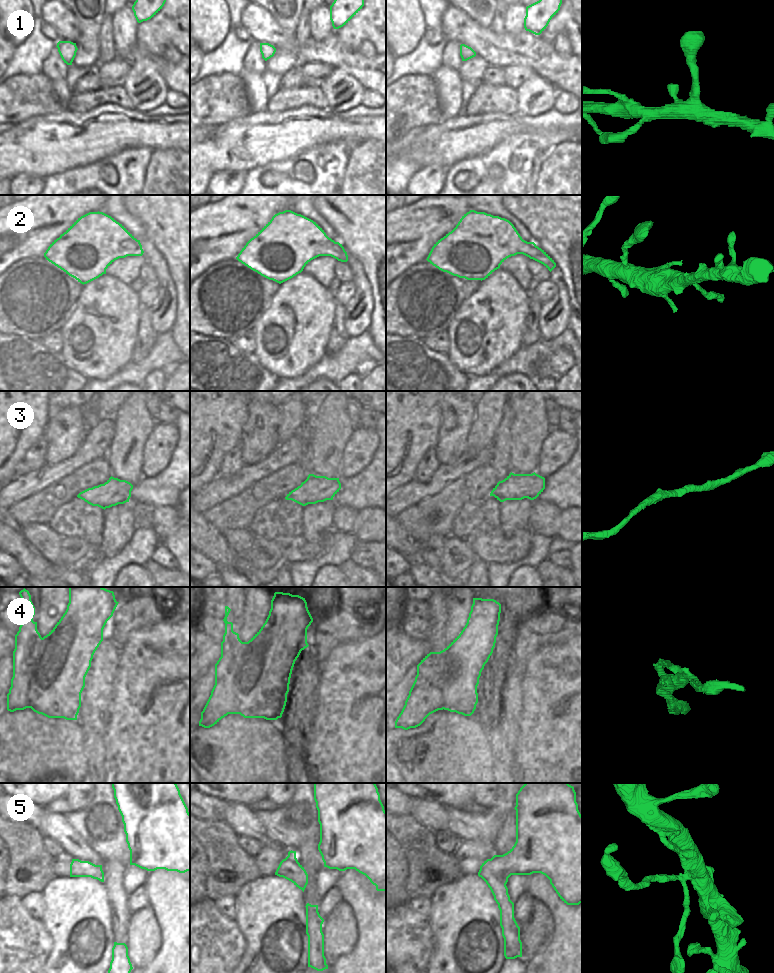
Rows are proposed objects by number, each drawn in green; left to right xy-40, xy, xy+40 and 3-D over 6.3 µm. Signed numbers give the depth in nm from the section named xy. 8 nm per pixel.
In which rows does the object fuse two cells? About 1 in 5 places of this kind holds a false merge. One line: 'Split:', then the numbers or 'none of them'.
Split: 4

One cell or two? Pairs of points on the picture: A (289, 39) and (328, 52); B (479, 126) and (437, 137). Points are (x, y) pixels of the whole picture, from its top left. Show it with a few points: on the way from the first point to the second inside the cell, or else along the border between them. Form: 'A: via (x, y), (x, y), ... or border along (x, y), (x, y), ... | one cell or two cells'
A: via (298, 49), (303, 52), (318, 52) | one cell
B: via (469, 135), (447, 137) | one cell

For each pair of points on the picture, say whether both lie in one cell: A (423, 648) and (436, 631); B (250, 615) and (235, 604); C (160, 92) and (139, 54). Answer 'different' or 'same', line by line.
A: different
B: different
C: different

